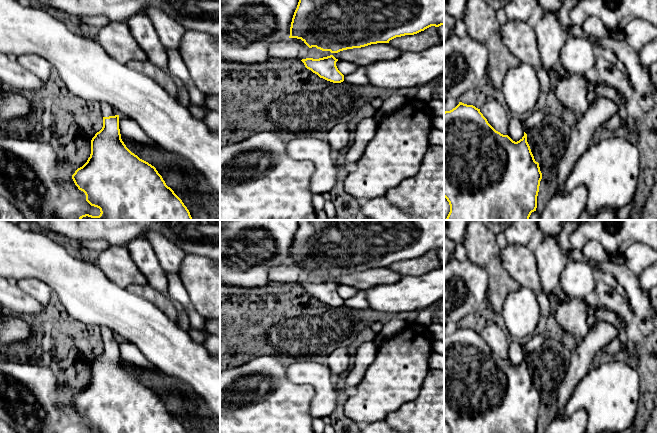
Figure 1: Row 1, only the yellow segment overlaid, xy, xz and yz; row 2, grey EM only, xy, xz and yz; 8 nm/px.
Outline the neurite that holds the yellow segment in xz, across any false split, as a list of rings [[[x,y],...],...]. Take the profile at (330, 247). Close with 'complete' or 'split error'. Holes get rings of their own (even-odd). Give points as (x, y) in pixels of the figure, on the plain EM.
[[[298,220],[289,262],[301,263],[309,272],[338,277],[371,268],[389,267],[405,259],[444,249],[444,220]]]; complete

